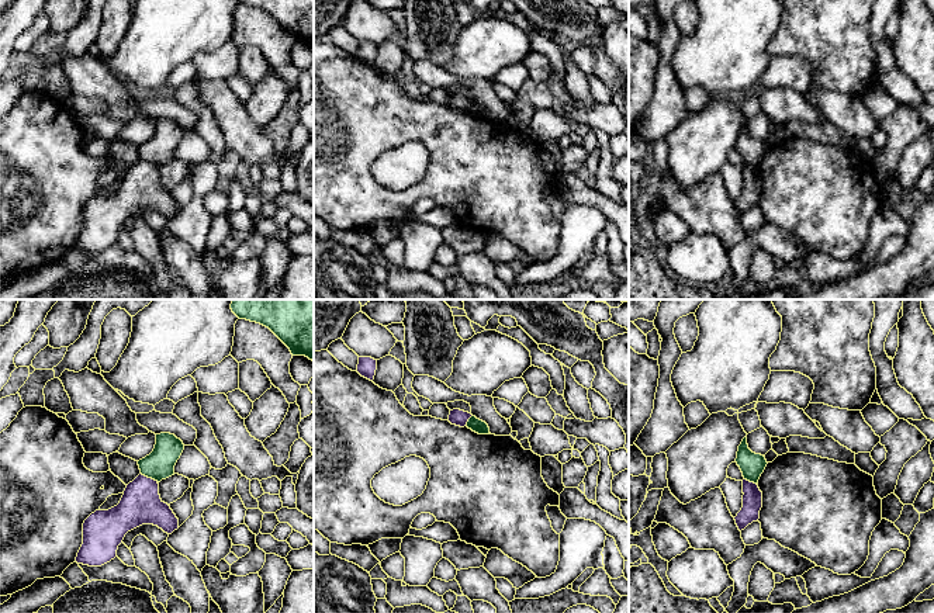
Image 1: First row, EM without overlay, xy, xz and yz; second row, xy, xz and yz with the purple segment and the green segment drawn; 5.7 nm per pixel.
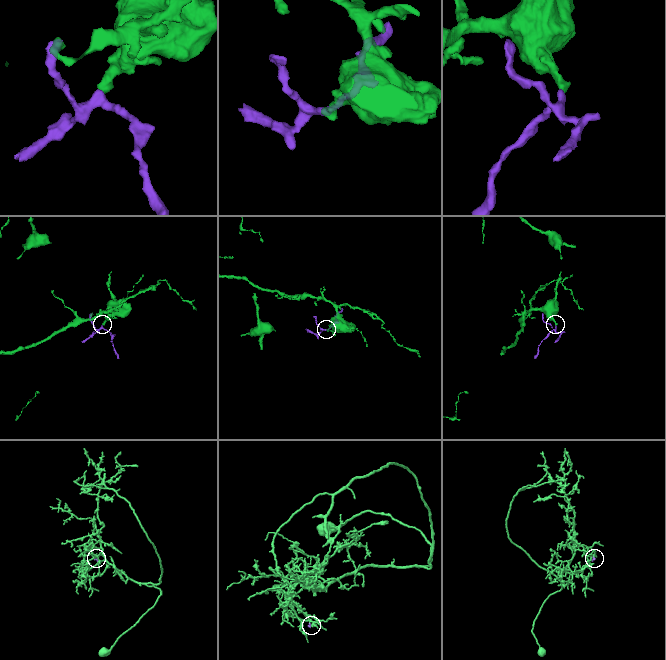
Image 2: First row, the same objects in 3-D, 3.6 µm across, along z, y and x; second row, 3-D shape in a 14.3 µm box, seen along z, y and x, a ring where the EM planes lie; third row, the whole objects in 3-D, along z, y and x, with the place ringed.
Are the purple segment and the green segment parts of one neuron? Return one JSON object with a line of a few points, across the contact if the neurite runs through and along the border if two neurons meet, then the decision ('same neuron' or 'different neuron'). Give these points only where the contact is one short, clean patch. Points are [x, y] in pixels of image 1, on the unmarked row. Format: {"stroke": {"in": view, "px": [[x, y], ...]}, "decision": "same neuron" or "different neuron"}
{"stroke": {"in": "xy", "px": [[141, 158], [158, 166]]}, "decision": "different neuron"}

